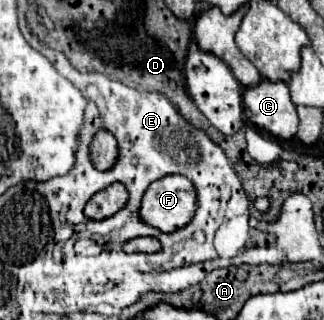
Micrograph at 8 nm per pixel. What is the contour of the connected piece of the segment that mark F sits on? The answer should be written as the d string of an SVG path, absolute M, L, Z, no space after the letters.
M180 174L152 182L140 208L142 220L166 234L184 228L192 214L196 214L196 188Z

